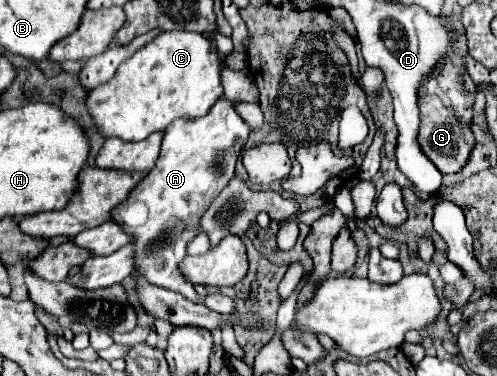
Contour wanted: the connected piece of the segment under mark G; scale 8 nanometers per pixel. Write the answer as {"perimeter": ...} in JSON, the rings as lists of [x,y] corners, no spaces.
{"perimeter":[[[427,96],[419,98],[421,110],[421,150],[429,156],[429,160],[439,168],[441,174],[455,174],[465,166],[469,152],[473,148],[473,132],[469,126],[461,126],[451,110],[447,110],[439,98]]]}

